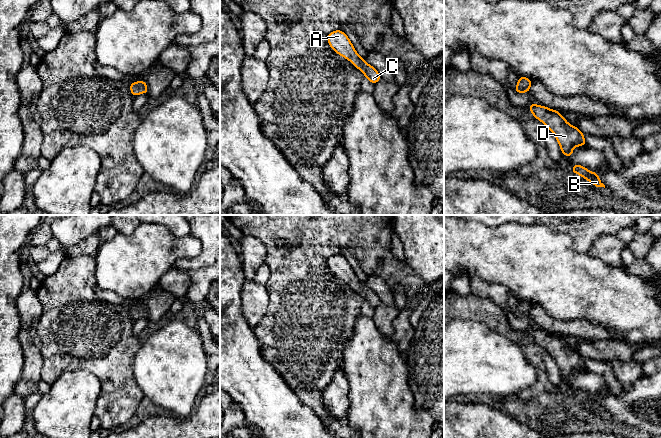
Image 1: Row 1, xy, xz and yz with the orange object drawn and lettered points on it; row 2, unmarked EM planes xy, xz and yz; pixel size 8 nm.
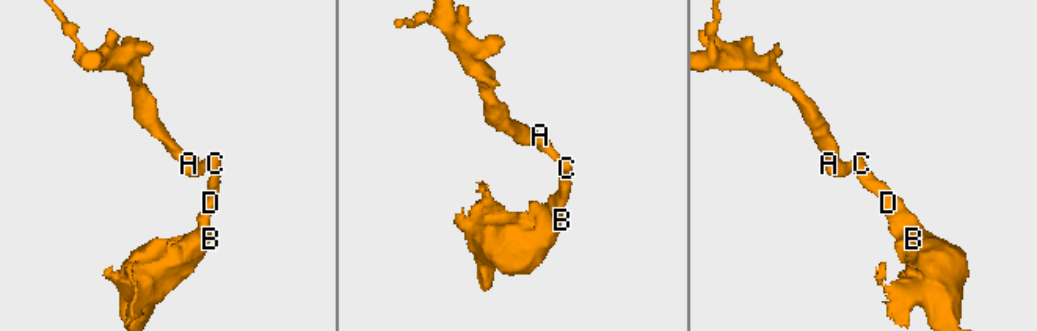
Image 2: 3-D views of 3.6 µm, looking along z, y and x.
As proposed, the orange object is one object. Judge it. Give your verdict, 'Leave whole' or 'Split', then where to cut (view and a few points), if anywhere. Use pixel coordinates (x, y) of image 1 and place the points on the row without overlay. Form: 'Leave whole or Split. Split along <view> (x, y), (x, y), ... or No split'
Leave whole. No split

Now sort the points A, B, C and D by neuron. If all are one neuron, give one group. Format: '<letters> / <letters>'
A B C D

